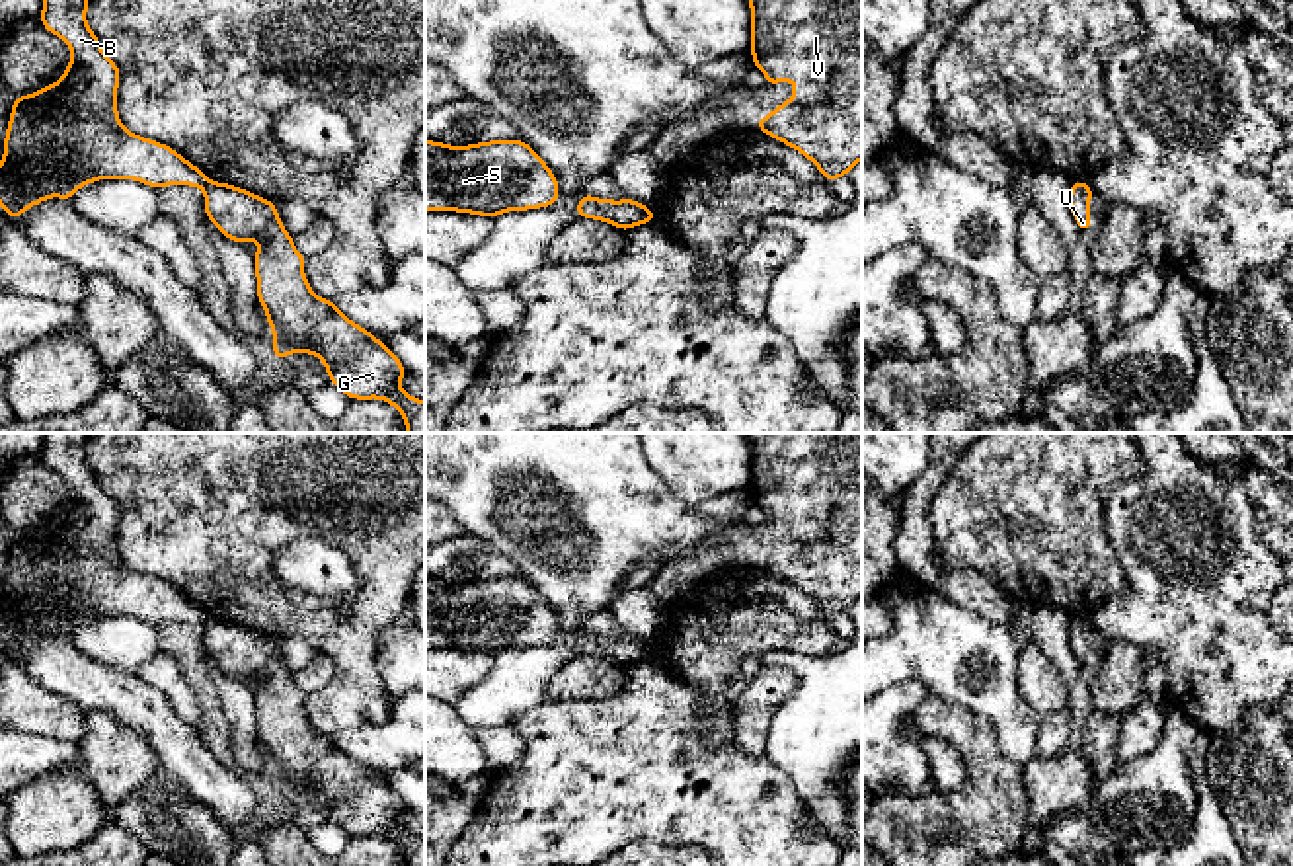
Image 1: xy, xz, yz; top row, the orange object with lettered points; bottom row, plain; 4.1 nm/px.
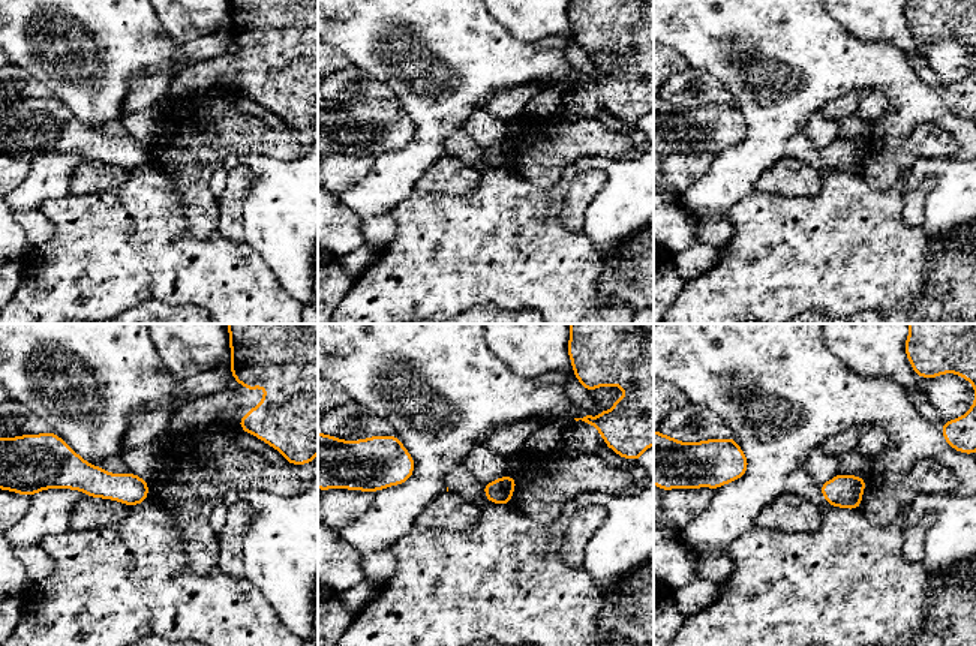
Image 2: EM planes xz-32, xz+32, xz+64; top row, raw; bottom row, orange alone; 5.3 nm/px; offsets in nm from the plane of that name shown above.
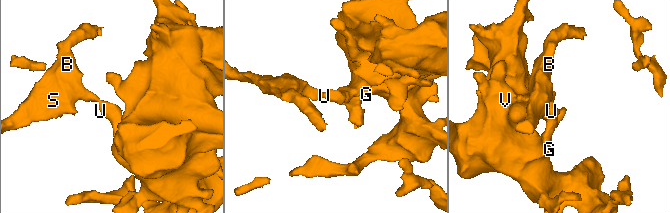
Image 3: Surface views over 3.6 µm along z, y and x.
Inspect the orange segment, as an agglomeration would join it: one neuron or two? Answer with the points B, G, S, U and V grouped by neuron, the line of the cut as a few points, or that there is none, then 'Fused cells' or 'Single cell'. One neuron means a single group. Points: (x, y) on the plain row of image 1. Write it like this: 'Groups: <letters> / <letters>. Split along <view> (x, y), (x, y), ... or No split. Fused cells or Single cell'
Groups: B S / G U V. Split along xy (209, 619), (203, 625). Fused cells

